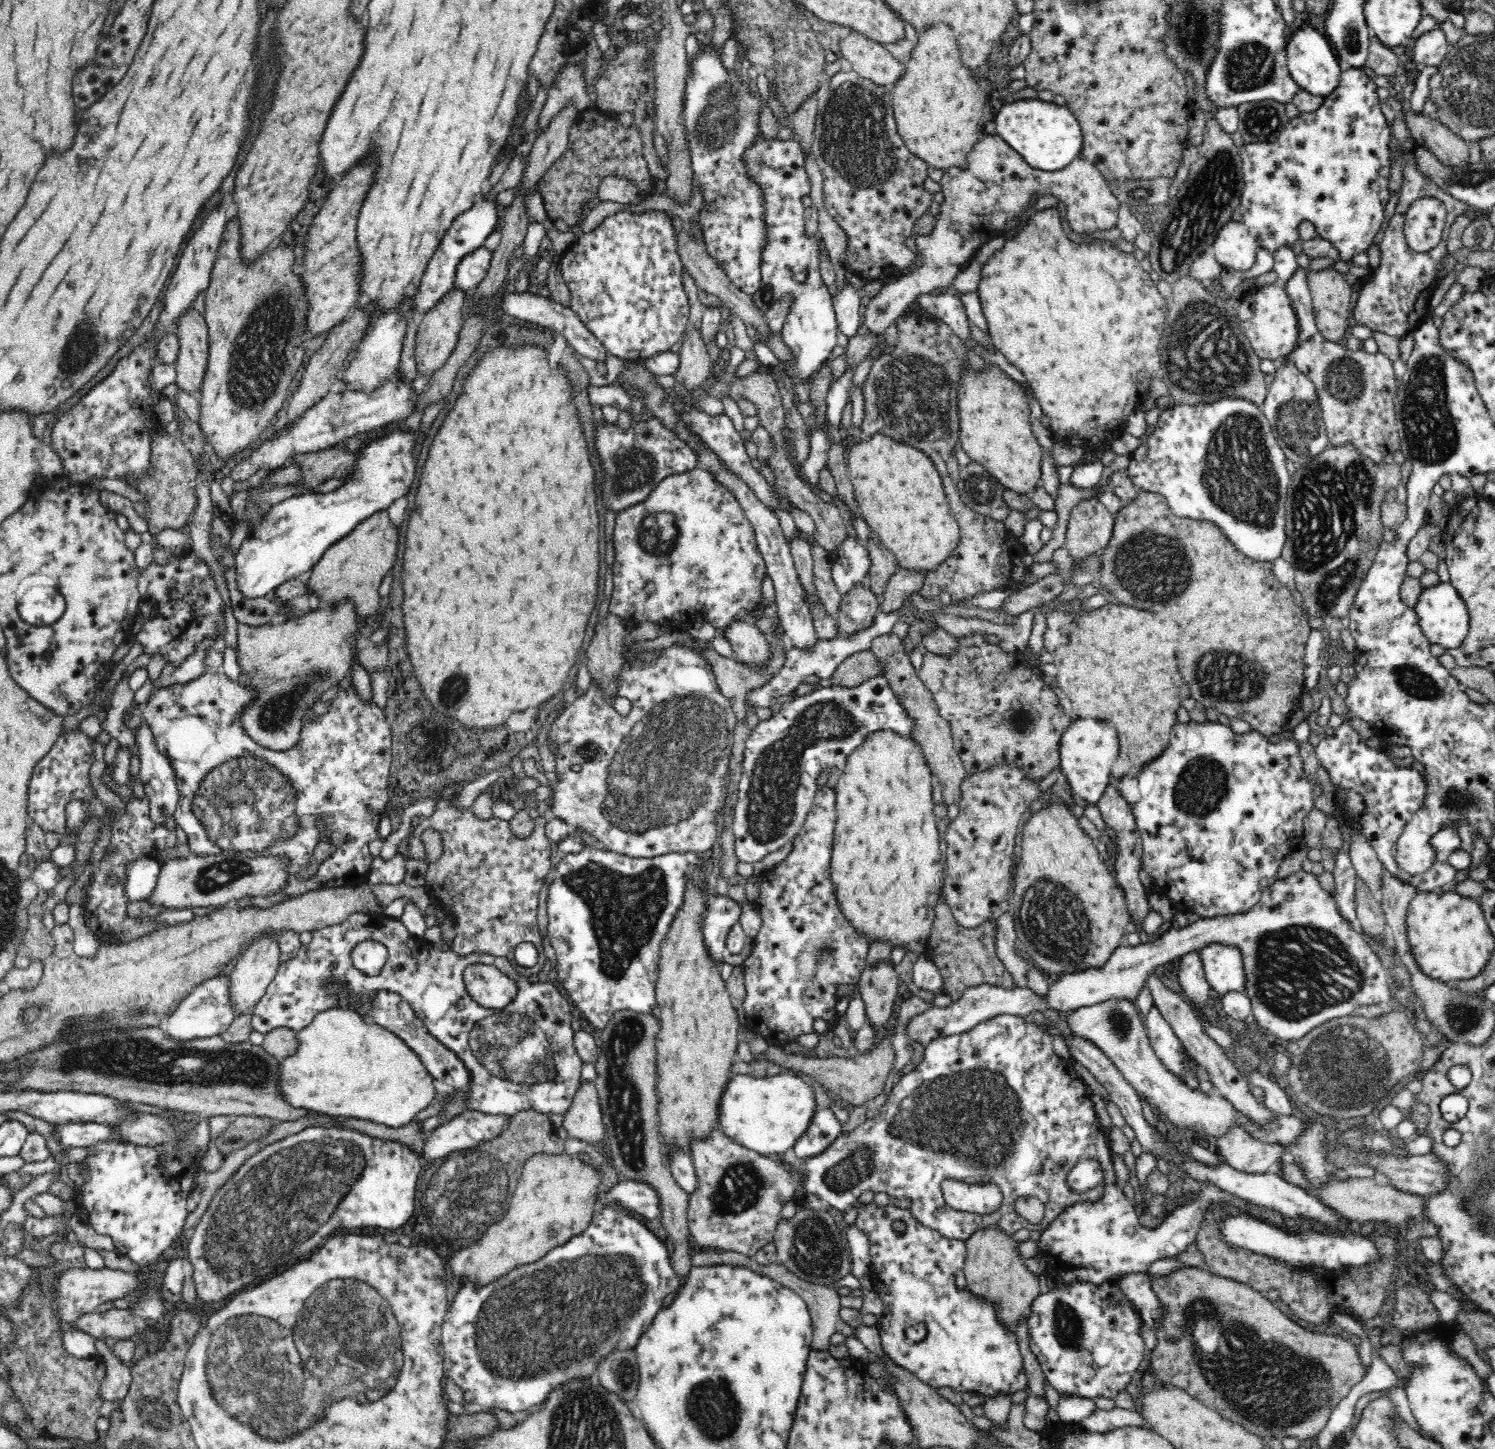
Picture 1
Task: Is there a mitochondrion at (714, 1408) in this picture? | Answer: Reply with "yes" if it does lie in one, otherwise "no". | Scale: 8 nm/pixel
yes

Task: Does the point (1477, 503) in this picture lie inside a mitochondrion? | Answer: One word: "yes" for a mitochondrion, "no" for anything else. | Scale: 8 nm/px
no

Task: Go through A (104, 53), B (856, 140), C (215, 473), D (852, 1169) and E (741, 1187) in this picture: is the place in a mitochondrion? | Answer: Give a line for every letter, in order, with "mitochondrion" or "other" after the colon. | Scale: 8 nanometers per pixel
A: other
B: mitochondrion
C: other
D: mitochondrion
E: mitochondrion

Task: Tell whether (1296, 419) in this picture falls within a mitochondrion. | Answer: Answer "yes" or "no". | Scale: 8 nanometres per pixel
yes

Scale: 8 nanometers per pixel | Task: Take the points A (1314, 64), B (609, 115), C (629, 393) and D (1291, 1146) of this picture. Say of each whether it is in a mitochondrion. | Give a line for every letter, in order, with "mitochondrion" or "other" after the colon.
A: other
B: other
C: other
D: other

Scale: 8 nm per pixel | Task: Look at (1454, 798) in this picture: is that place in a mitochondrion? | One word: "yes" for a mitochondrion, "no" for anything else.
yes

